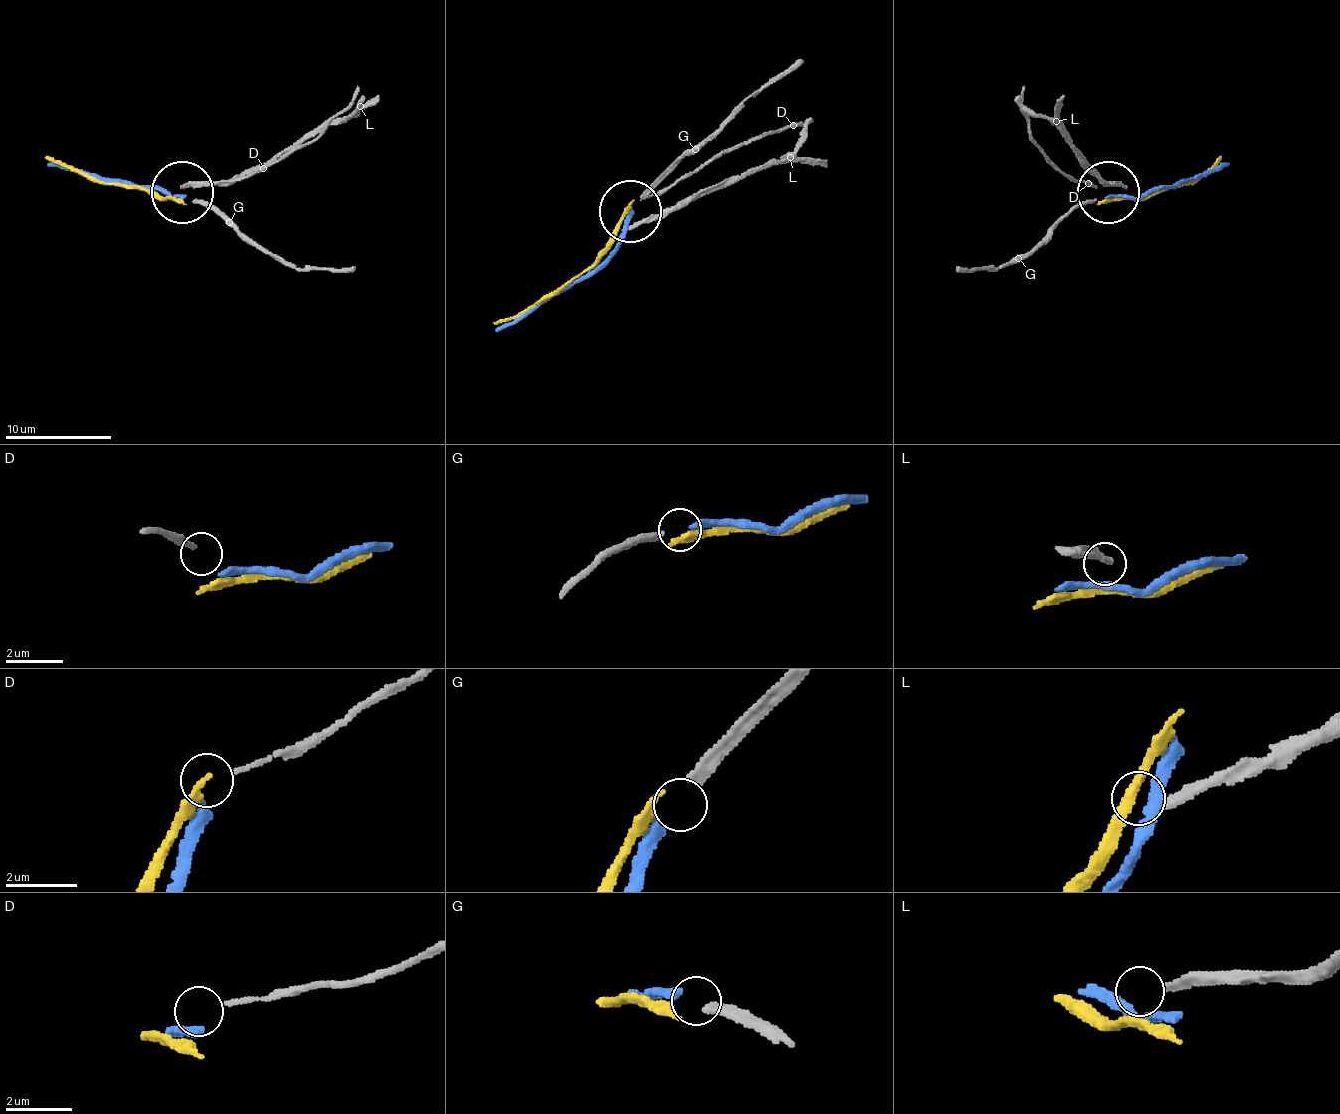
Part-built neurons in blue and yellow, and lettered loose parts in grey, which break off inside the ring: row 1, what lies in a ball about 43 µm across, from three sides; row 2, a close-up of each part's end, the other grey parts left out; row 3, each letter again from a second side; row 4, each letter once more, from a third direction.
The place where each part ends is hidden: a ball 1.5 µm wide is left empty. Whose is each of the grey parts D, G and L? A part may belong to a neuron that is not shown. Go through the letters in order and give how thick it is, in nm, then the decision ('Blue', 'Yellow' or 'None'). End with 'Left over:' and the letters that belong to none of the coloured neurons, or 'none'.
D: Thickness 120 nm. None
G: Thickness 280 nm. Blue
L: Thickness 240 nm. None
Left over: D, L

